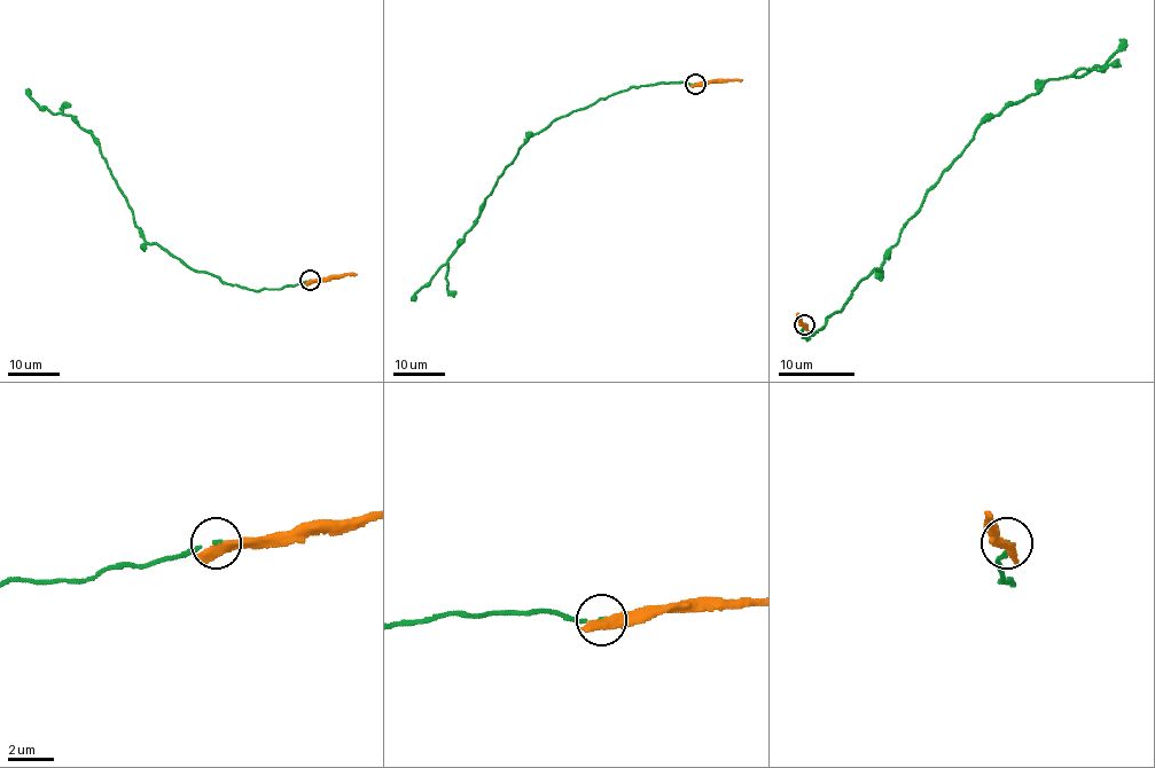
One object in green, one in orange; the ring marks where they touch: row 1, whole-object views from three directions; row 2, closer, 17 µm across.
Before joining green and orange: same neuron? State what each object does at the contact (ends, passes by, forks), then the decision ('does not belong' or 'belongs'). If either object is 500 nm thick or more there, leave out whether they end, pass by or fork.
does not belong

